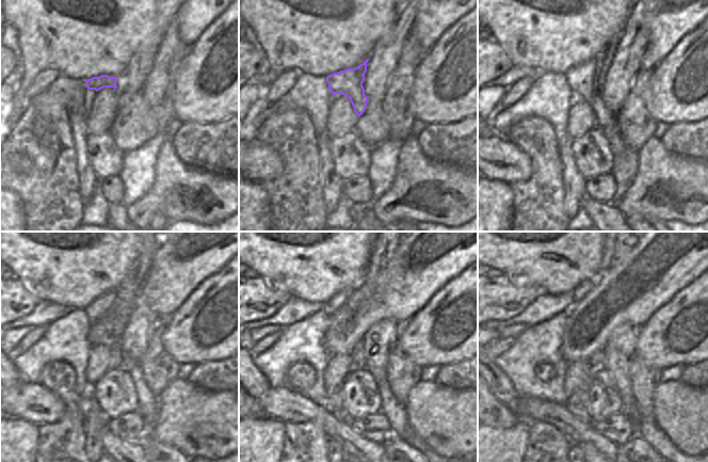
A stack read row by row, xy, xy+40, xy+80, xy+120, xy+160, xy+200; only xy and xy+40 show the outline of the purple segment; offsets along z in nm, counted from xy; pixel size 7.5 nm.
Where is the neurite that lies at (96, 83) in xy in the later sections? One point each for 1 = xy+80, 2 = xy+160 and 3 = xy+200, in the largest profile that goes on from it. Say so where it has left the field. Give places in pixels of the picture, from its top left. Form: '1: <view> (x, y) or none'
1: xy+80 (585, 80)
2: xy+160 (382, 253)
3: xy+200 (578, 402)

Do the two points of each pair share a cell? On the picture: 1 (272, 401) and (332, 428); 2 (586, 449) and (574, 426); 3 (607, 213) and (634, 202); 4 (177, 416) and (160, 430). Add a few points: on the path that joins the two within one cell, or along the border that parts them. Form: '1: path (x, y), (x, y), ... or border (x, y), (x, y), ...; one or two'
1: path (287, 405), (317, 414); one
2: border (578, 443), (591, 443), (599, 450); two
3: border (613, 203), (625, 217); two
4: path (173, 420), (164, 429); one

